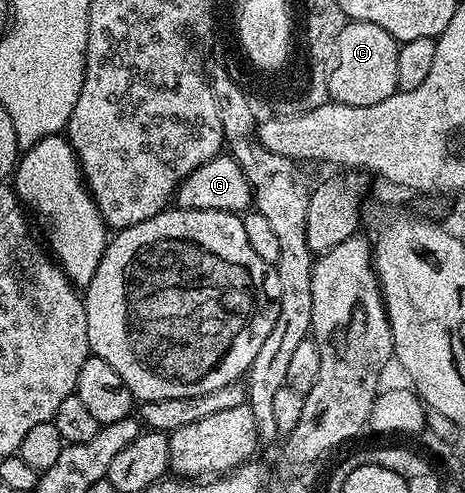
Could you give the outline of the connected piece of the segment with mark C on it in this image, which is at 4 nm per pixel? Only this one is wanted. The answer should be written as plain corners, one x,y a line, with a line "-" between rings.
348,20
338,39
338,60
330,76
329,96
333,102
369,106
386,100
398,89
398,52
396,39
378,24

